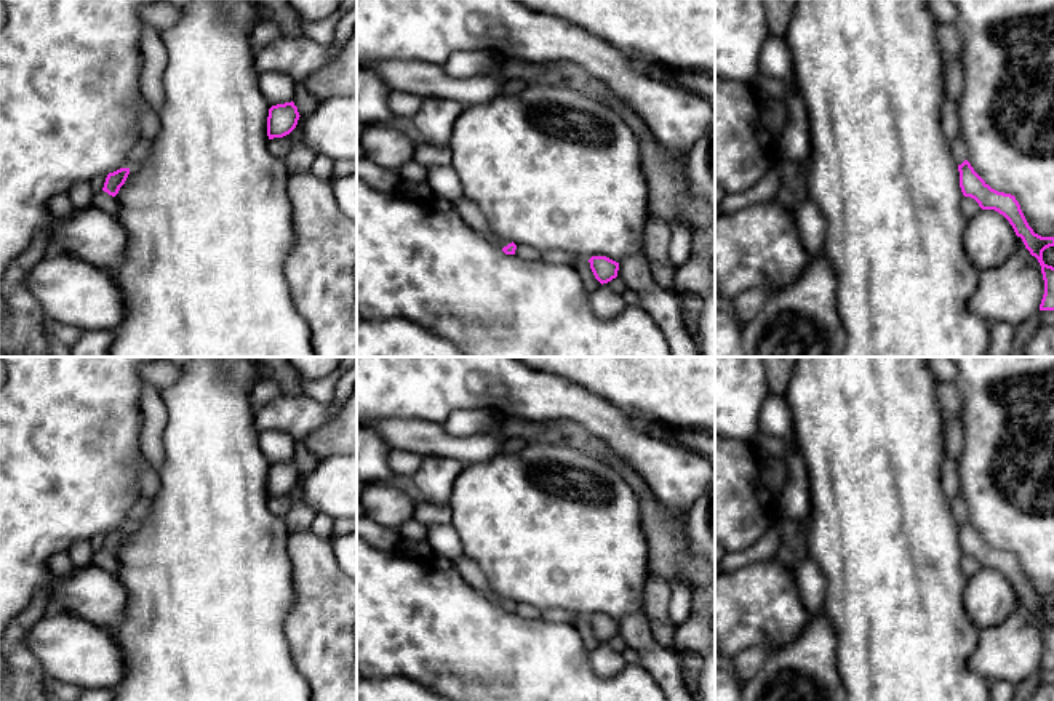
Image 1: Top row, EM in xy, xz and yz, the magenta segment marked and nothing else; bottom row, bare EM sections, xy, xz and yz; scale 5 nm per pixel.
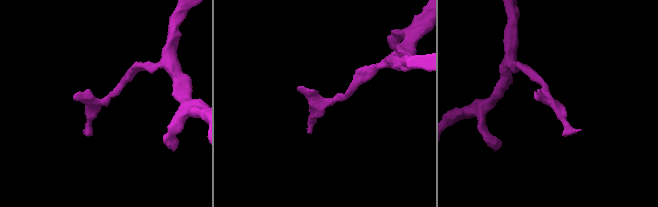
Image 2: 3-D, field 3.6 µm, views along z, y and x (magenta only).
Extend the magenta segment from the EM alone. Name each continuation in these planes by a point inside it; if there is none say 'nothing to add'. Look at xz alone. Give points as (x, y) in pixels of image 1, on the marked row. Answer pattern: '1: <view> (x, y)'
1: xz (472, 216)

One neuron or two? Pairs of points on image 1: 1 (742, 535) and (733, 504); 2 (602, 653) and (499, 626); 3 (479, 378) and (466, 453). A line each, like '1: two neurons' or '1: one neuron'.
1: one neuron
2: two neurons
3: two neurons

